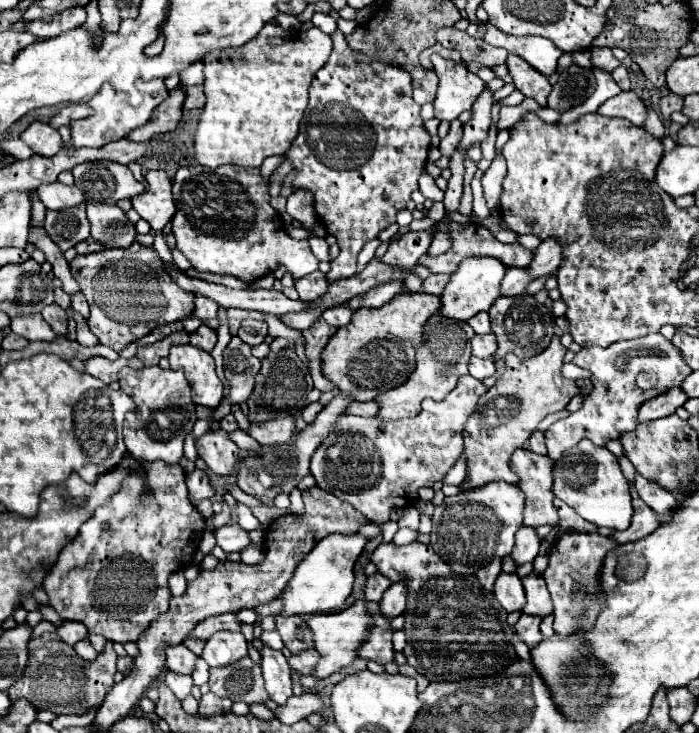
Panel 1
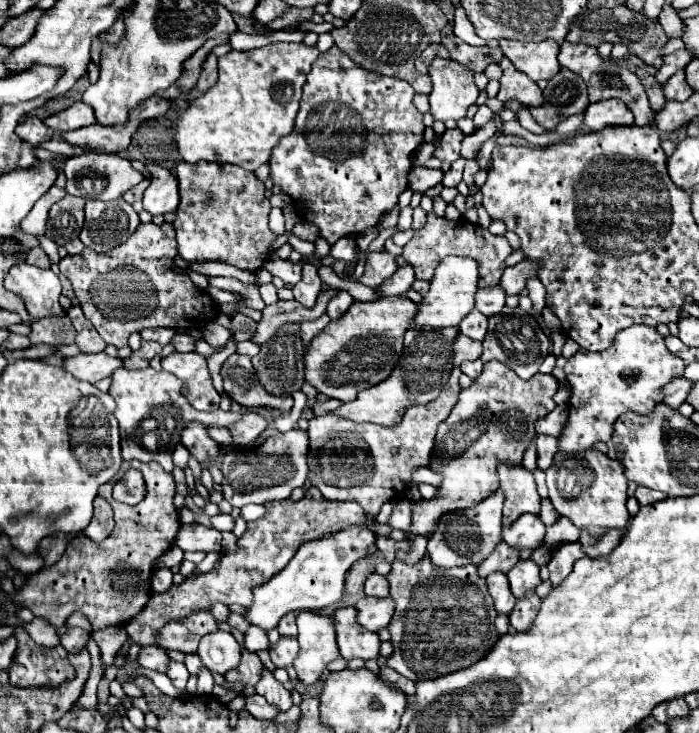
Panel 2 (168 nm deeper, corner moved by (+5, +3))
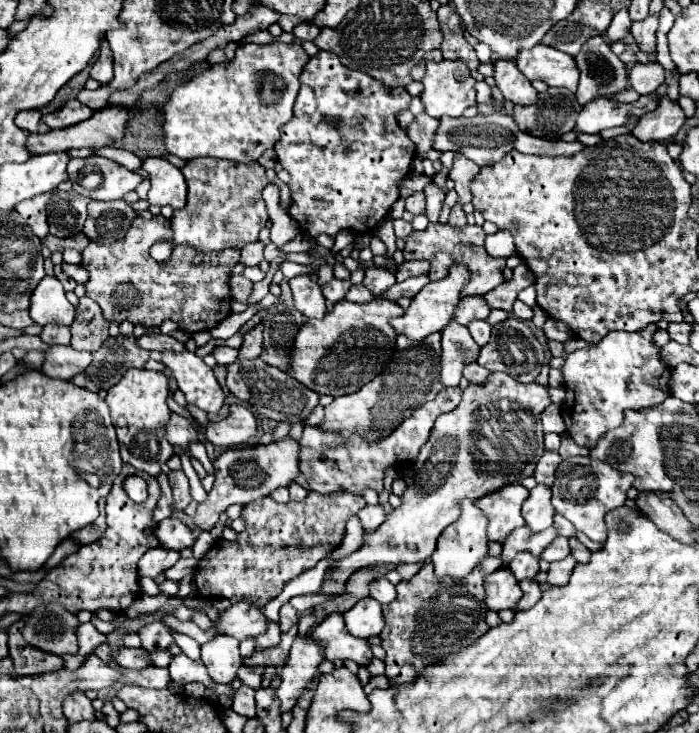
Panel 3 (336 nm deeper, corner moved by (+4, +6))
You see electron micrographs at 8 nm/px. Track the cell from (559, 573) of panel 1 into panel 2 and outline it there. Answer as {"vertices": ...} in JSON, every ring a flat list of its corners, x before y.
{"vertices":[[565,543,561,547,555,549,549,567,549,581,555,585,559,585,571,571,573,571,573,563,577,559,581,559,585,553,581,549,581,543]]}

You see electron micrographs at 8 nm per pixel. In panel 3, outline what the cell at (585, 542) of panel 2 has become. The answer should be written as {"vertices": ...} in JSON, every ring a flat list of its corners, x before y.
{"vertices":[[570,538,570,548,572,548,572,556,576,558,576,562,588,562,590,560,590,550,578,538]]}

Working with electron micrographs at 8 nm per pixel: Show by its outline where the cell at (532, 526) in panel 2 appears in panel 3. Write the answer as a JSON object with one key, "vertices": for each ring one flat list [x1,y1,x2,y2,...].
{"vertices":[[538,484,530,490,530,496,522,506,522,518,526,520,526,526,532,532,542,532,552,526,554,506,550,502,550,496,550,488,544,484]]}

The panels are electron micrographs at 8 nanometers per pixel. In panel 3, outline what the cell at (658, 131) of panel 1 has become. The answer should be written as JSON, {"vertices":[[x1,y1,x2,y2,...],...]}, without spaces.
{"vertices":[[604,36,586,40,574,60,580,70,576,98,582,106,606,94,616,94,616,78,628,78,624,62,610,50,610,44,604,40]]}

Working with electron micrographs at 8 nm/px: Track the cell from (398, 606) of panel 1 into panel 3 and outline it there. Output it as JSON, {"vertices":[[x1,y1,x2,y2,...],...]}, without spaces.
{"vertices":[[362,598,360,602,356,602,356,606,352,606,346,614,346,628,358,636,358,638,370,638,382,632,384,626,384,618,382,618,382,606,380,602,374,602,374,598]]}

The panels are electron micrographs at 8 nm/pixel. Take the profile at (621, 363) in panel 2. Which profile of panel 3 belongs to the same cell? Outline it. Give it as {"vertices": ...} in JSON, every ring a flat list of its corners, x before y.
{"vertices":[[656,324,632,334,614,330,596,346,588,346,566,356,562,366,566,390,562,418,566,434,580,446,594,448,608,430,622,424,624,410,650,408,670,396,672,368,662,362,660,346,654,342,656,330]]}

